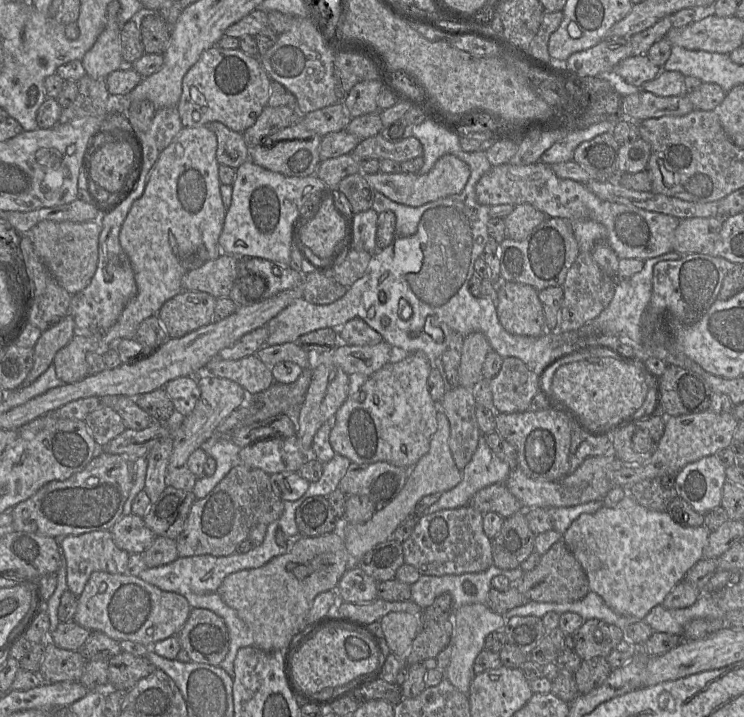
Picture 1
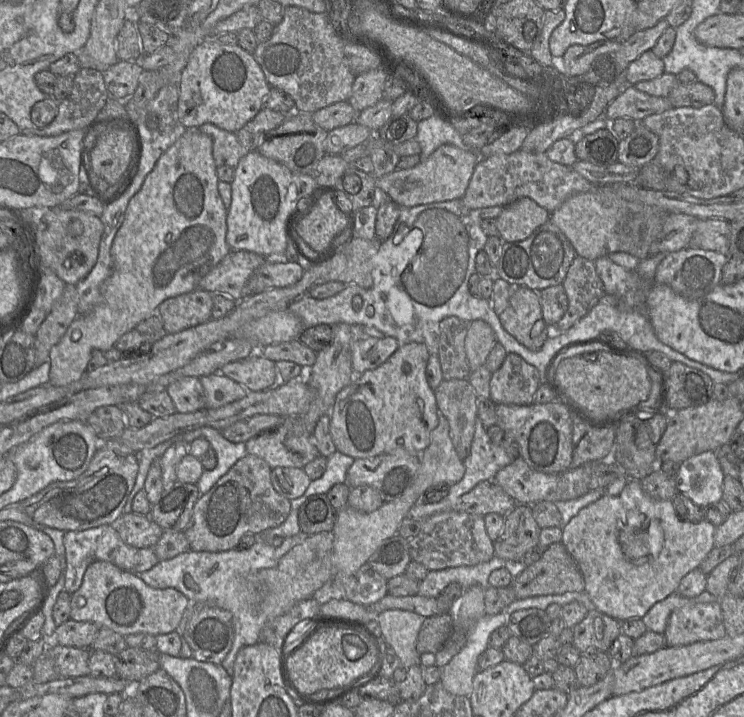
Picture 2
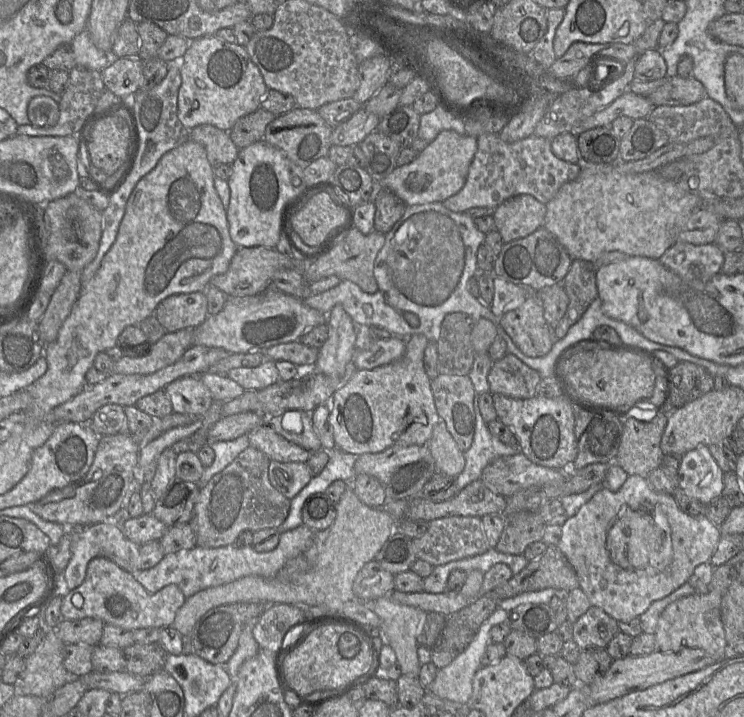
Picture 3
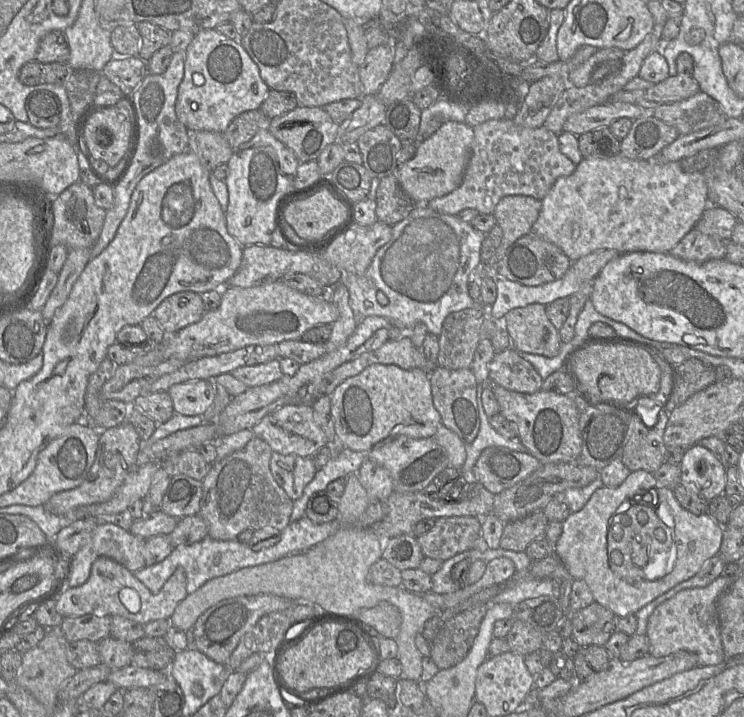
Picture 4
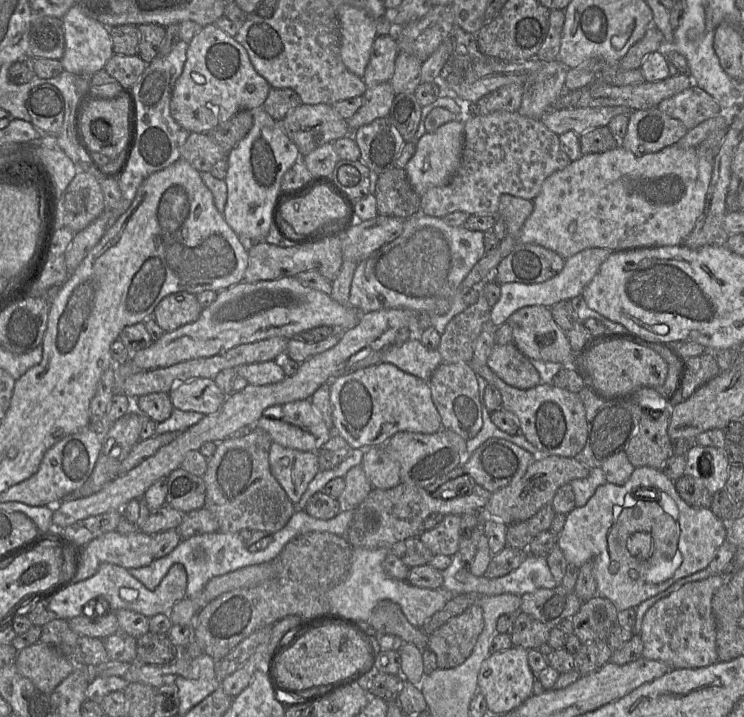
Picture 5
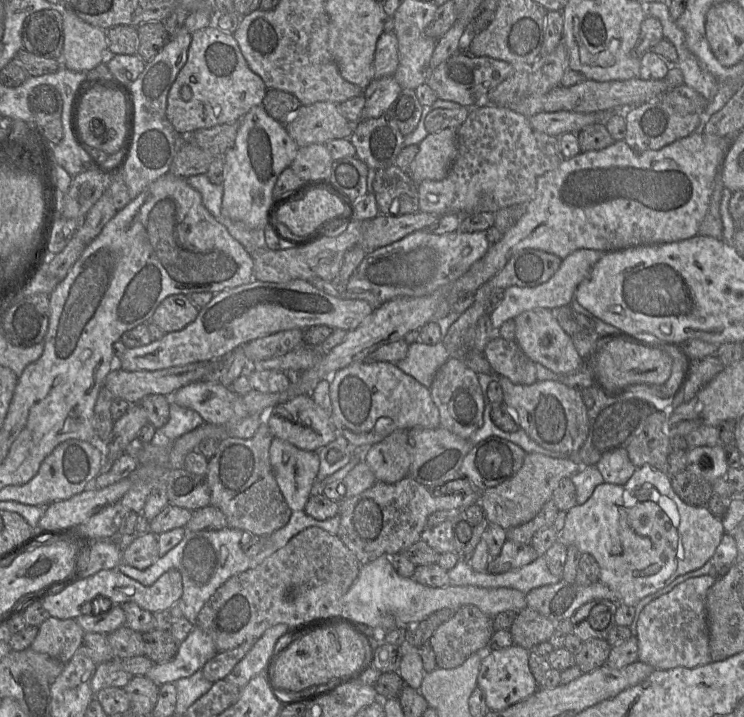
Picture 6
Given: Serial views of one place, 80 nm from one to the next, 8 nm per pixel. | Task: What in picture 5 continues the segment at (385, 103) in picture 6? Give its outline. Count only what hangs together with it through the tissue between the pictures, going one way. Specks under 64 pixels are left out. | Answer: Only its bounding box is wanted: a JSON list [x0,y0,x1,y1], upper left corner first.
[347,82,395,134]

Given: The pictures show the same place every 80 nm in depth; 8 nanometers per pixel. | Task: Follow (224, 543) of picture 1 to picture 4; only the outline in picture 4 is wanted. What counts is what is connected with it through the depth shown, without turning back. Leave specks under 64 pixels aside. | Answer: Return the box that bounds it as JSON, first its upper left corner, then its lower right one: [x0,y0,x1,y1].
[199,437,293,540]

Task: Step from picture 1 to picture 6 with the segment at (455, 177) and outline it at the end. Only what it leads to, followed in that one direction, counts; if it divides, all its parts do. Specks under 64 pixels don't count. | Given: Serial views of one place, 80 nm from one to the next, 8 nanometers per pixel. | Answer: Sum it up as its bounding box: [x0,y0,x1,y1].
[410,128,458,184]

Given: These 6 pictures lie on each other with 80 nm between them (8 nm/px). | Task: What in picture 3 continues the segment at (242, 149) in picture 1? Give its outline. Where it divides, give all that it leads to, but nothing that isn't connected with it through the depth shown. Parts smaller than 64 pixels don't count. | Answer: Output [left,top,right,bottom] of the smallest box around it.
[190,124,240,168]

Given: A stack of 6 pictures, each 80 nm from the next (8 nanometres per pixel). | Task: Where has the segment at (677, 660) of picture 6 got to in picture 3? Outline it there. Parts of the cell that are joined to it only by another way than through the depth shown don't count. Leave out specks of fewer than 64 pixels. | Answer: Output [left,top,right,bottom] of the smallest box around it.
[654,590,727,661]

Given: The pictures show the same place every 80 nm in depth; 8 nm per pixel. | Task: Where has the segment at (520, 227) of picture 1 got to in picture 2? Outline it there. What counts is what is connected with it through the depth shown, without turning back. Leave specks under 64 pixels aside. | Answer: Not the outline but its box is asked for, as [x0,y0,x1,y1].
[497,197,550,242]

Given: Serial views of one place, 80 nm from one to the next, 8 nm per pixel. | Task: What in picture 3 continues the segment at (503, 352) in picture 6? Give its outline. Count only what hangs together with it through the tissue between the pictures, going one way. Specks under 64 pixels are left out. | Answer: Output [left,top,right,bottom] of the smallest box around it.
[488,353,541,399]

